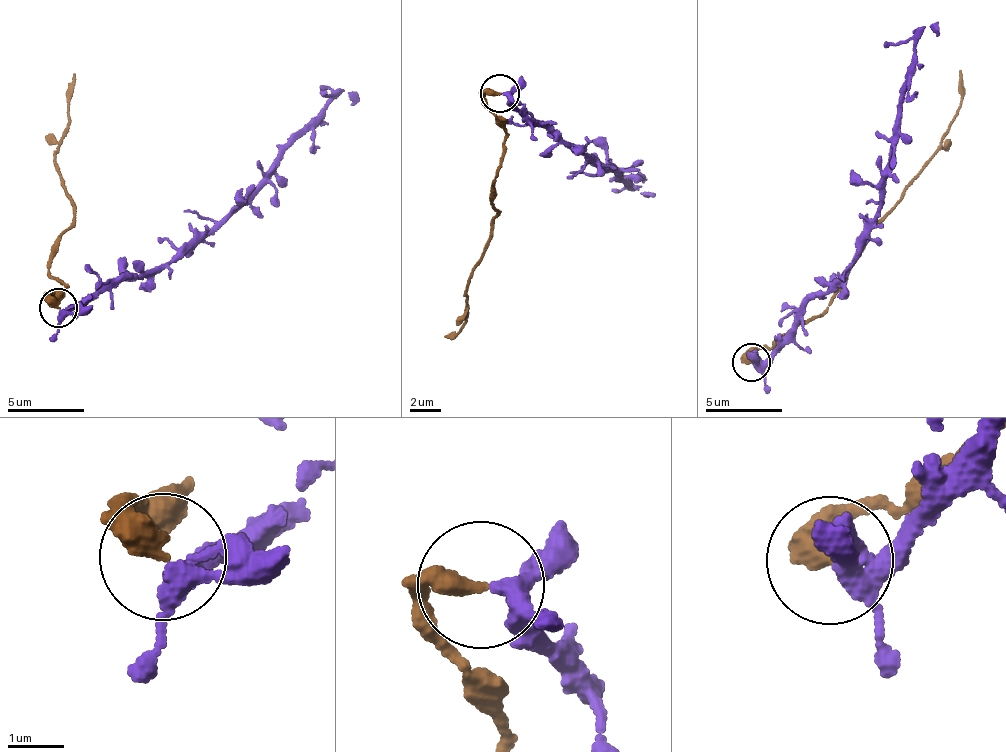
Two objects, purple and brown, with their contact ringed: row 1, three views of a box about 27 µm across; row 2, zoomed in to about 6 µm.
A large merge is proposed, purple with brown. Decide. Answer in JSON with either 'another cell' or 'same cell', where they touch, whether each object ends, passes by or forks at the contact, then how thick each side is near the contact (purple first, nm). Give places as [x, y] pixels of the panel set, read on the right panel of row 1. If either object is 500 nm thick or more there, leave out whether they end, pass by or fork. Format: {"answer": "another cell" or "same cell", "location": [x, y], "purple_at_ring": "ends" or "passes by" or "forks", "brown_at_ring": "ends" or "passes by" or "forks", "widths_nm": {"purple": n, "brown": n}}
{"answer": "another cell", "location": [751, 362], "purple_at_ring": "forks", "brown_at_ring": "ends", "widths_nm": {"purple": 260, "brown": 380}}

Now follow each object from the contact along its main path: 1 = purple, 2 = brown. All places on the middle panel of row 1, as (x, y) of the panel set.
1: (502, 91), (546, 129), (591, 153), (607, 172), (616, 170), (613, 181), (656, 194)
2: (500, 92), (487, 97), (504, 137), (488, 195), (497, 214), (491, 216), (465, 284), (460, 334), (447, 337)

